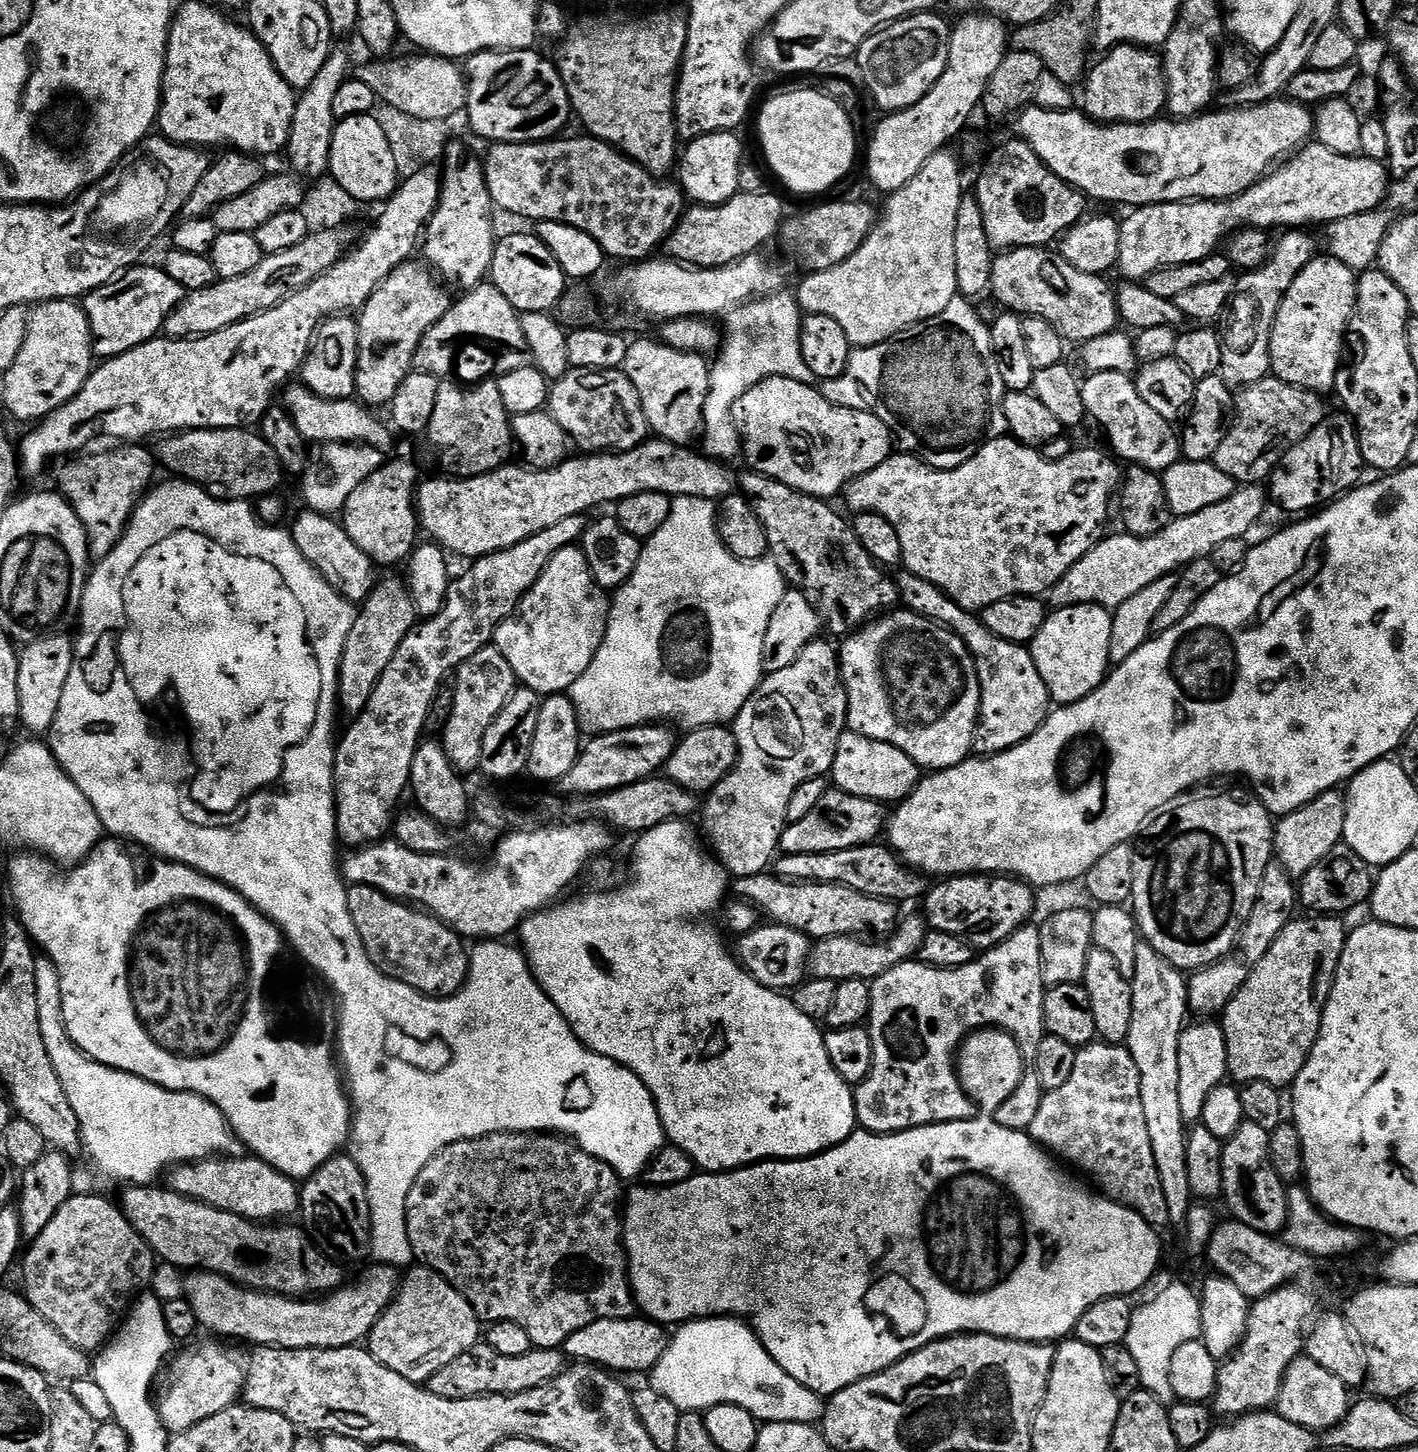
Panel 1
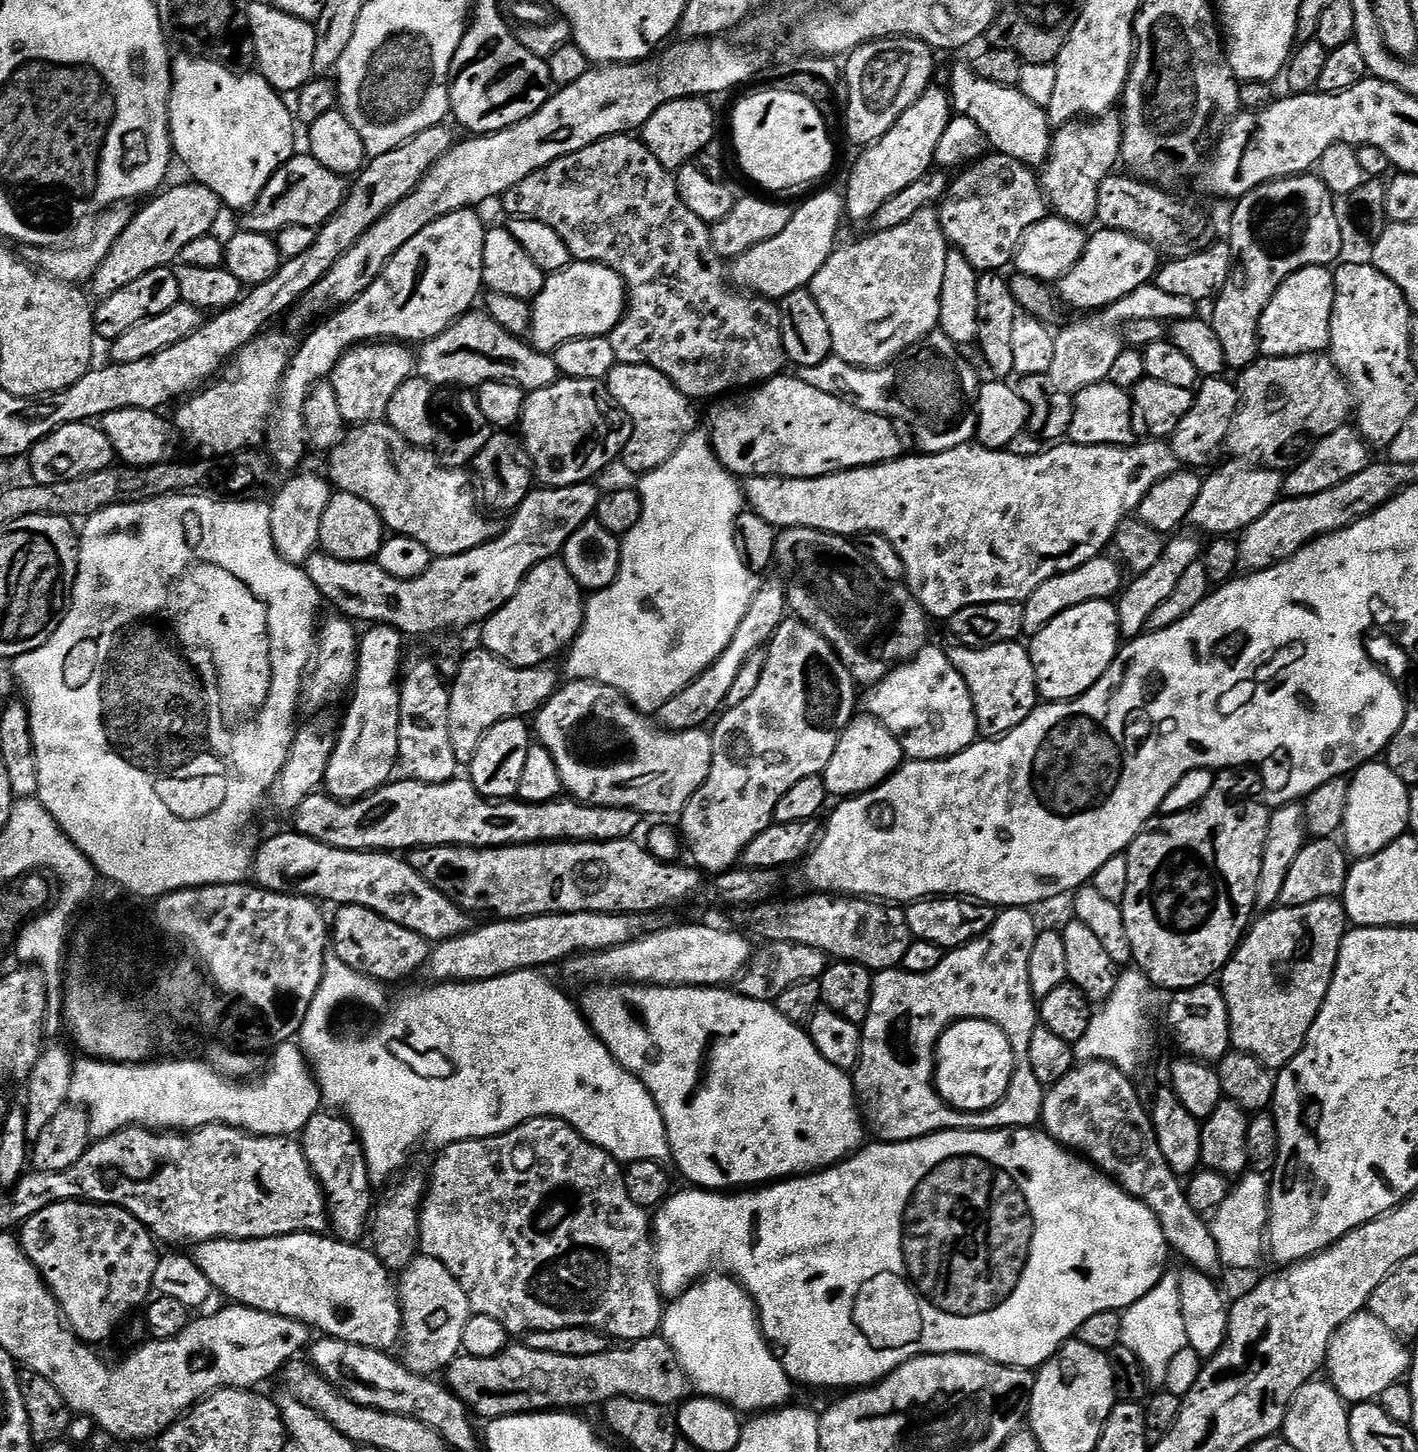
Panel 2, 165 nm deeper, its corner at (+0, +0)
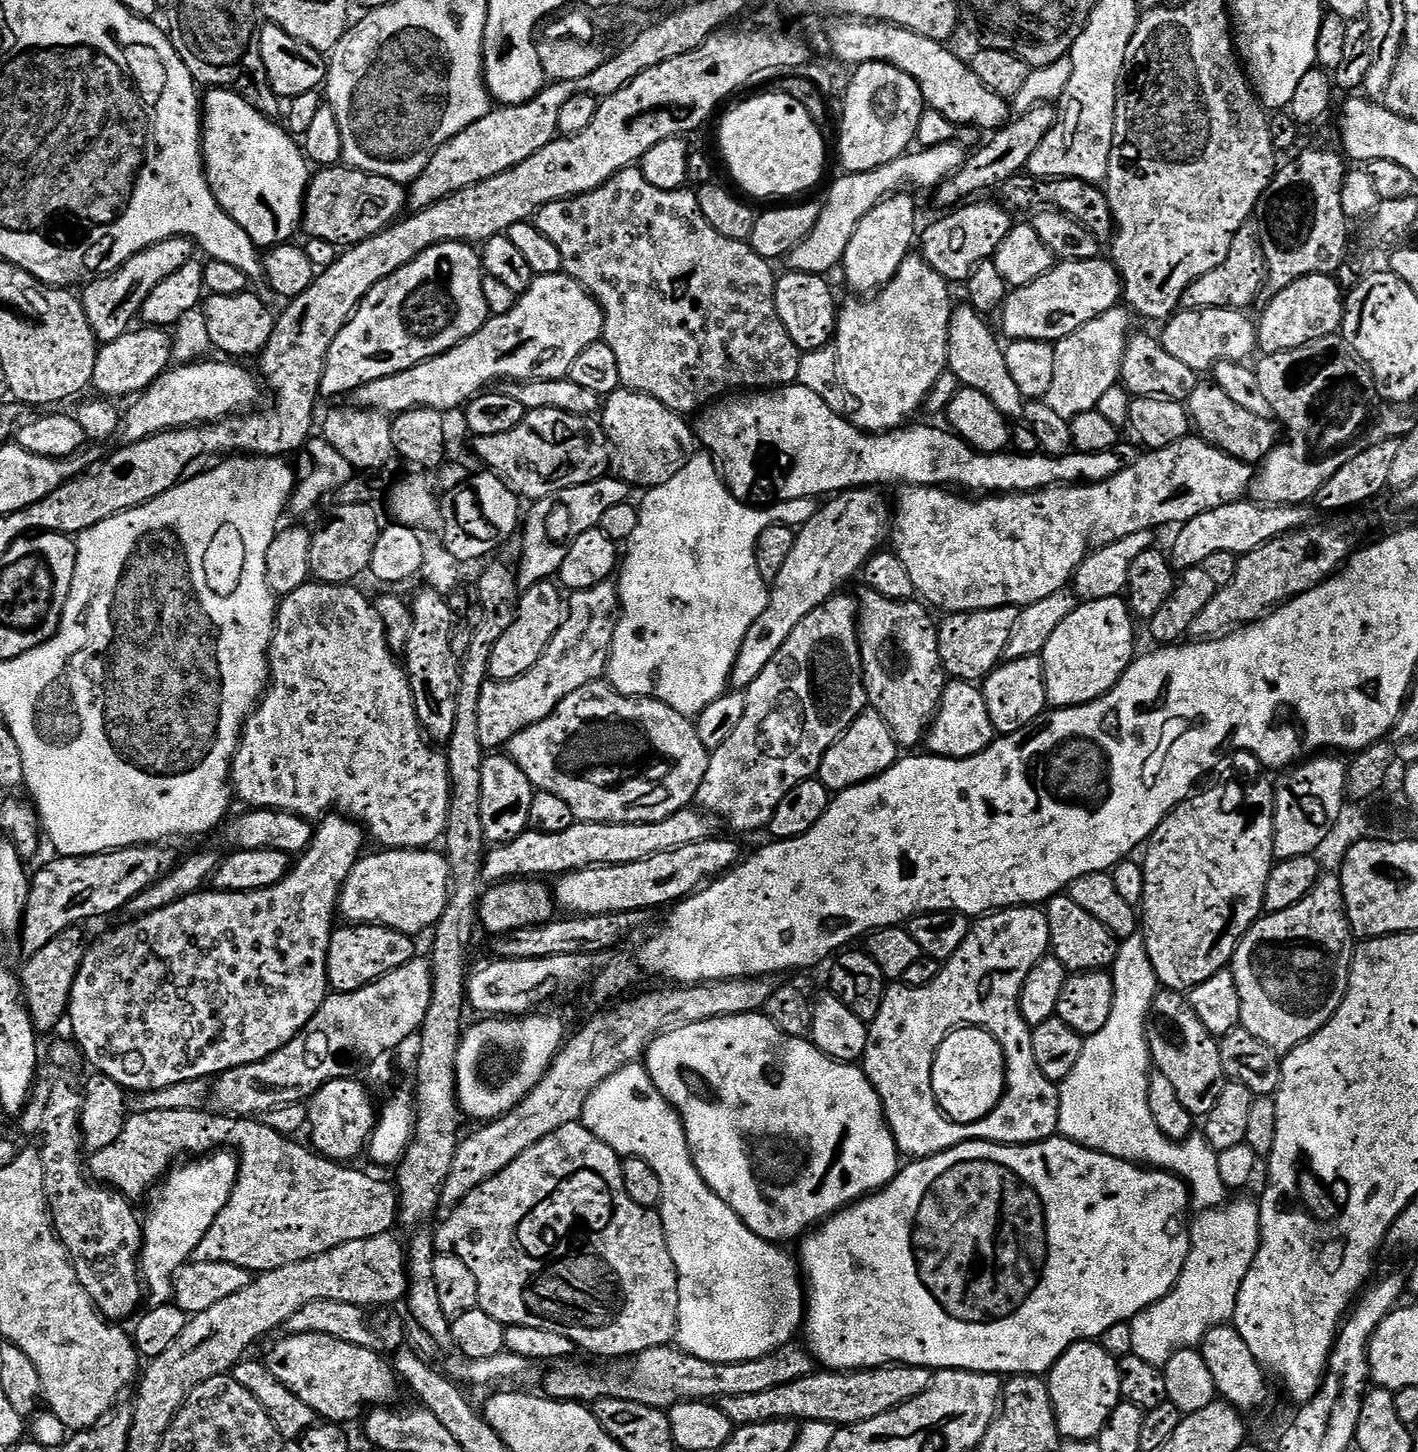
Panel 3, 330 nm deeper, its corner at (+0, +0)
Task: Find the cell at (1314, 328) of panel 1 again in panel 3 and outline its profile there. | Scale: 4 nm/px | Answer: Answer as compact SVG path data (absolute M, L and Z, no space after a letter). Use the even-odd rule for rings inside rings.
M1304 276L1286 286L1267 301L1264 313L1258 317L1258 348L1261 353L1294 350L1320 338L1331 338L1341 331L1344 323L1345 293L1332 276Z

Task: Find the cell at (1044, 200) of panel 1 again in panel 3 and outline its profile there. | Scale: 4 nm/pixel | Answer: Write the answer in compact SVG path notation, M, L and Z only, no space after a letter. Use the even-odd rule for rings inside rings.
M968 202L957 206L936 220L928 229L918 236L918 252L931 268L938 270L942 278L949 282L967 282L976 265L991 261L996 248L1002 246L1006 234L1014 227L1014 216L1011 211L992 204Z

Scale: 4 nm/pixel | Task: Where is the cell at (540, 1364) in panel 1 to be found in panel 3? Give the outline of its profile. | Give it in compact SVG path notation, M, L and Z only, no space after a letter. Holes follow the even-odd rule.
M789 1342L776 1348L770 1354L766 1354L757 1360L746 1362L734 1362L723 1364L722 1362L706 1362L702 1358L692 1356L679 1346L665 1346L663 1348L651 1348L642 1350L637 1356L627 1357L623 1362L616 1362L613 1368L605 1372L595 1372L592 1368L564 1368L568 1366L556 1366L552 1373L544 1380L543 1395L550 1400L567 1400L579 1402L585 1406L591 1405L597 1400L605 1398L609 1400L629 1400L630 1402L642 1402L651 1408L672 1408L681 1404L684 1400L702 1400L705 1402L719 1402L722 1397L730 1394L758 1394L762 1390L774 1390L774 1386L786 1386L786 1382L794 1382L798 1378L806 1378L814 1371L812 1353L803 1343Z

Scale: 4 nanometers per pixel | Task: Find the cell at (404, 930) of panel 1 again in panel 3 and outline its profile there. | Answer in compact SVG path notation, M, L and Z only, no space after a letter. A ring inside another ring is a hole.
M354 924L337 927L330 938L328 951L328 986L332 992L362 990L370 982L406 966L417 955L416 944L407 932L383 928L381 924Z

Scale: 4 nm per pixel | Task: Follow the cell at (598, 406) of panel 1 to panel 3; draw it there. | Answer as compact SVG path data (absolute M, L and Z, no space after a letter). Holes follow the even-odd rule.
M534 408L525 411L522 422L518 422L518 426L514 426L514 430L506 430L506 434L478 436L471 442L477 458L484 463L481 465L487 471L496 473L500 479L507 482L517 496L525 501L535 502L563 488L589 484L606 475L610 468L612 450L608 446L600 448L601 432L602 424L599 419L575 416L553 408Z

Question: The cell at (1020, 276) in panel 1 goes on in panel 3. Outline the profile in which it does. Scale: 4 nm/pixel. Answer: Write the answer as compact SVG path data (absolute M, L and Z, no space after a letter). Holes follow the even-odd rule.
M1211 308L1210 310L1187 310L1177 311L1163 325L1164 333L1159 333L1158 339L1164 345L1166 354L1186 362L1190 370L1197 374L1204 374L1215 367L1217 361L1222 359L1237 362L1247 361L1252 352L1258 348L1258 328L1255 321L1247 317L1241 309L1233 308Z

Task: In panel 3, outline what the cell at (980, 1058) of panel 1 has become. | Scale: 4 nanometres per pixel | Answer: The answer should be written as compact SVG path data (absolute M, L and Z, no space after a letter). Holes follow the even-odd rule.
M977 1026L950 1032L936 1052L932 1086L935 1100L951 1122L970 1125L980 1121L995 1109L1006 1088L1003 1048L992 1034Z

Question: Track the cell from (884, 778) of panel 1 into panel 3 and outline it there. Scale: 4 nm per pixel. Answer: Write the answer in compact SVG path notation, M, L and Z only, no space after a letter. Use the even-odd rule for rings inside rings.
M865 710L854 718L854 722L840 736L839 740L826 750L820 763L818 779L826 785L829 793L839 794L859 784L865 784L876 776L881 776L898 759L898 745L890 726L882 718L882 714Z

